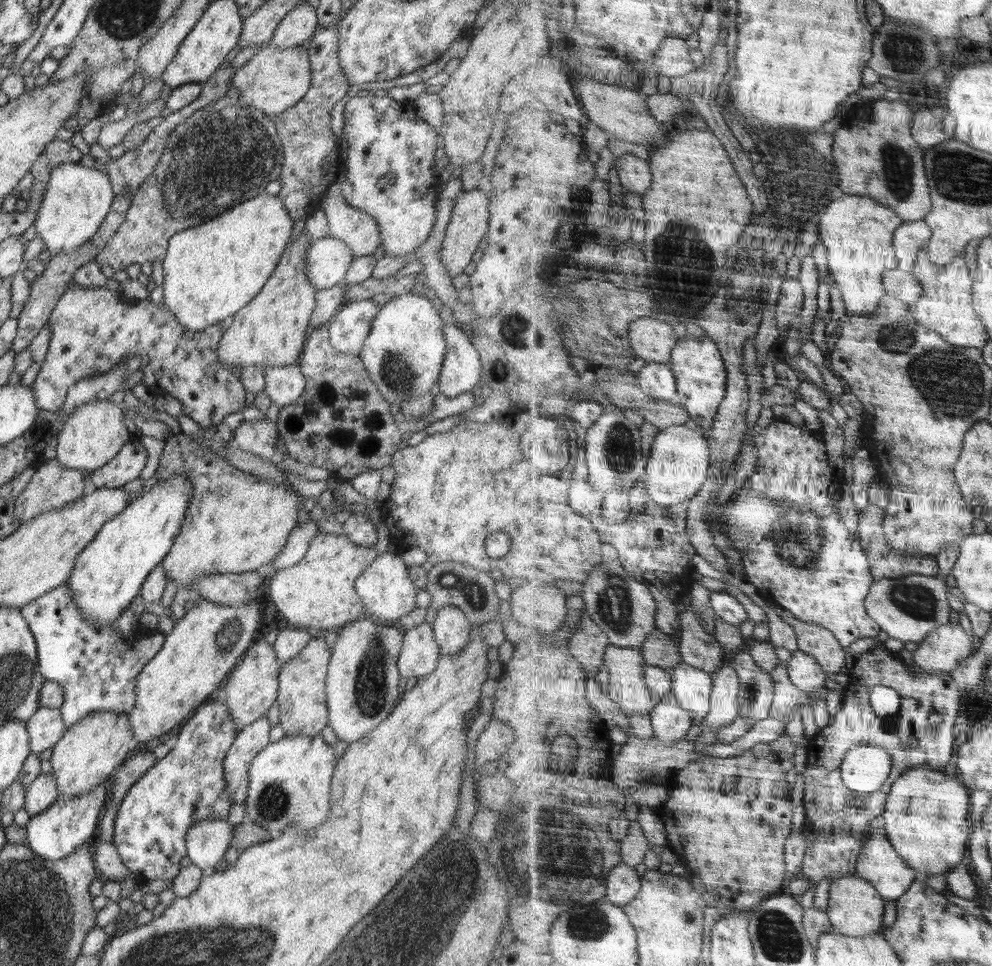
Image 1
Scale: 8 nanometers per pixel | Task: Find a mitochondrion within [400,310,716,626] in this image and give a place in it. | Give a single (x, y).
(620, 451)

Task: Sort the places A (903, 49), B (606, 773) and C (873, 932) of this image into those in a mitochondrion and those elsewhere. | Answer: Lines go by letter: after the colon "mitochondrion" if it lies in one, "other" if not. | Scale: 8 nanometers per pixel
A: mitochondrion
B: other
C: other

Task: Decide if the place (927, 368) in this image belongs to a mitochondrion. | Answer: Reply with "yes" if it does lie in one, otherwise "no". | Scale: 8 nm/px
yes

